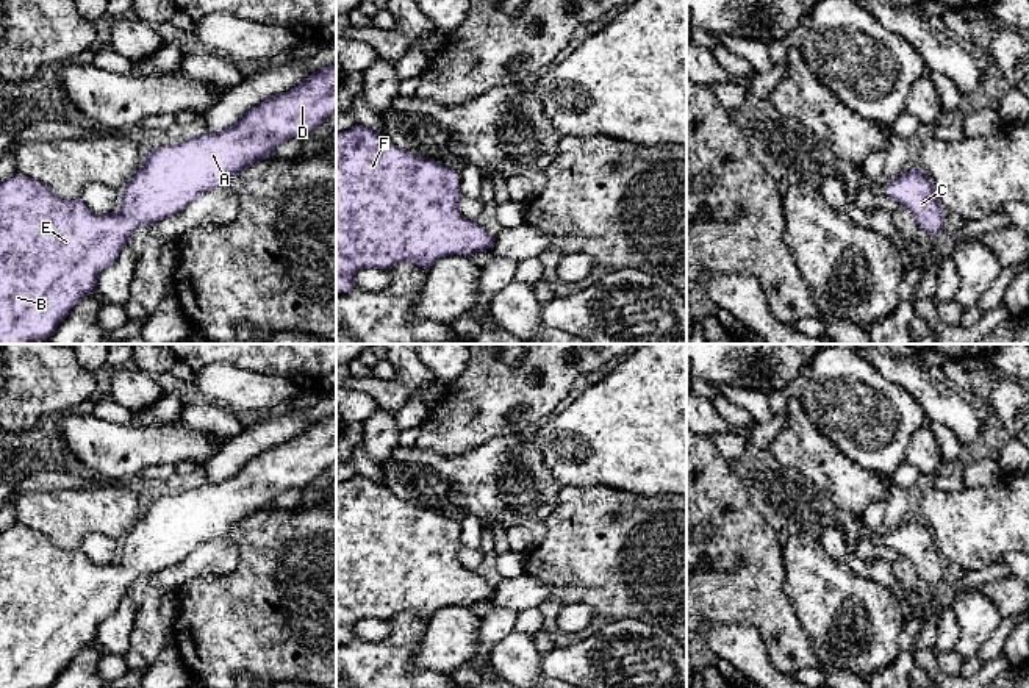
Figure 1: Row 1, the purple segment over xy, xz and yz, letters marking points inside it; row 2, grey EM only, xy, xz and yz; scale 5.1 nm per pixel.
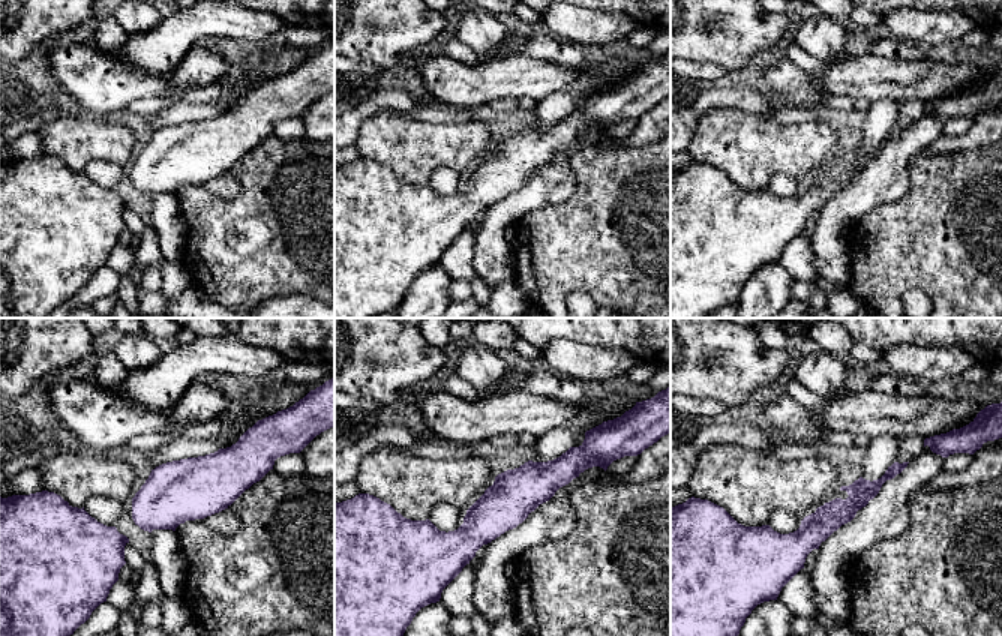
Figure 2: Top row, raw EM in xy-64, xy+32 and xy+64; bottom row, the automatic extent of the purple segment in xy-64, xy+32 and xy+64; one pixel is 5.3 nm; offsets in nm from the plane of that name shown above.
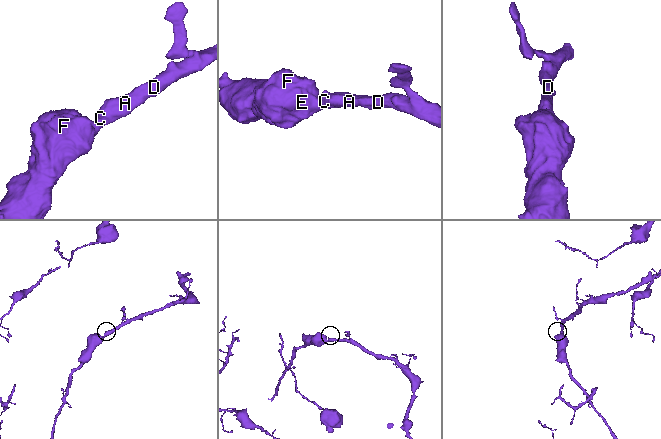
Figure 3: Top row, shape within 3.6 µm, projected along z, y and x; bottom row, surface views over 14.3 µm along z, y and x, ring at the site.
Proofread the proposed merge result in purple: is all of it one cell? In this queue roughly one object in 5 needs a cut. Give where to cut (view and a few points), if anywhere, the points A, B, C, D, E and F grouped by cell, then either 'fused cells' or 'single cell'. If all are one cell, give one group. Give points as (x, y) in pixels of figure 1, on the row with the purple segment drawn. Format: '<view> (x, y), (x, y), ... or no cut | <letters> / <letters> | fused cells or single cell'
no cut | A B C D E F | single cell

